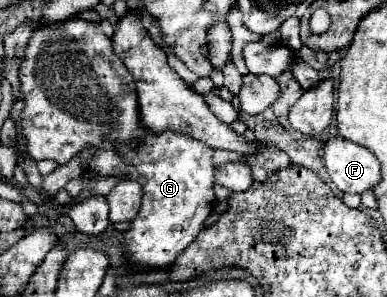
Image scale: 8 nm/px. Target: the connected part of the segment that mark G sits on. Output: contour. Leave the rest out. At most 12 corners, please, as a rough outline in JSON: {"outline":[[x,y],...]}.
{"outline":[[94,22],[34,30],[34,160],[136,180],[126,272],[170,268],[216,202],[214,148],[142,126]]}

